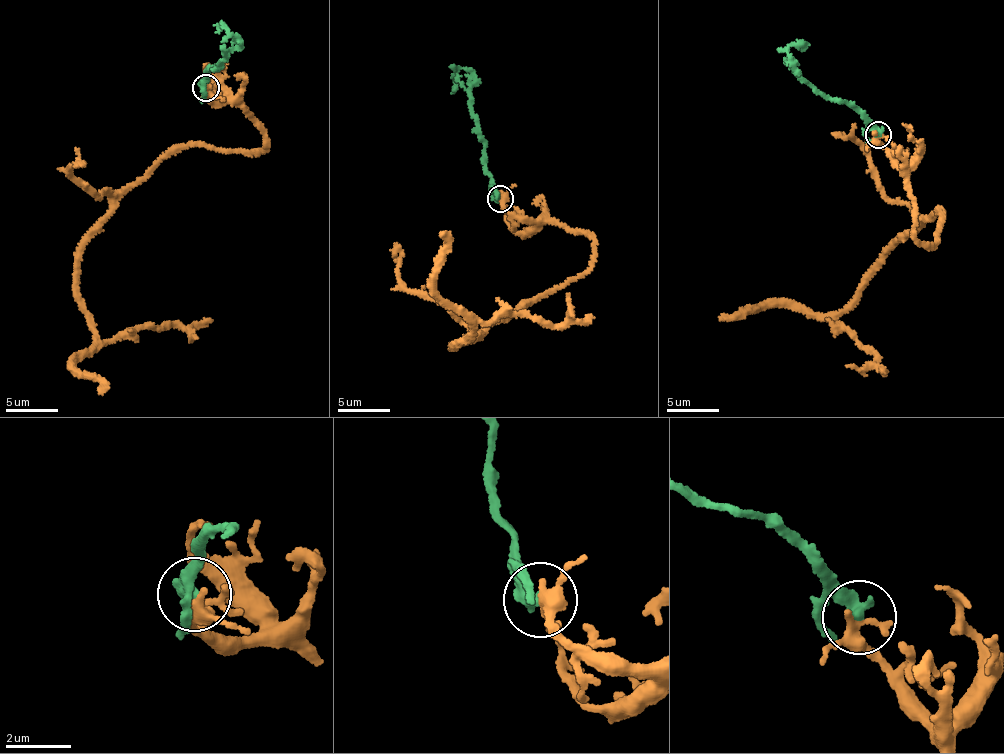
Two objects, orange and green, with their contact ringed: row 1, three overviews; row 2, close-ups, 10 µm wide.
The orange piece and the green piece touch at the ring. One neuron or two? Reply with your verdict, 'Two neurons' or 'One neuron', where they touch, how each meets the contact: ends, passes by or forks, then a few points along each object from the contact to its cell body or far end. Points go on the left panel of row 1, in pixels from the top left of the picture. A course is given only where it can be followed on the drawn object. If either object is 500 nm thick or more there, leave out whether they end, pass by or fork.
Two neurons. Place: (206, 88). At the ring orange passes by. At the ring green ends. Course of orange: (206, 88), (264, 148), (159, 159), (107, 211), (78, 276), (102, 342), (176, 322), (197, 338). Course of green: (206, 88), (202, 81), (215, 66), (218, 69), (234, 38), (220, 22), (214, 25)

